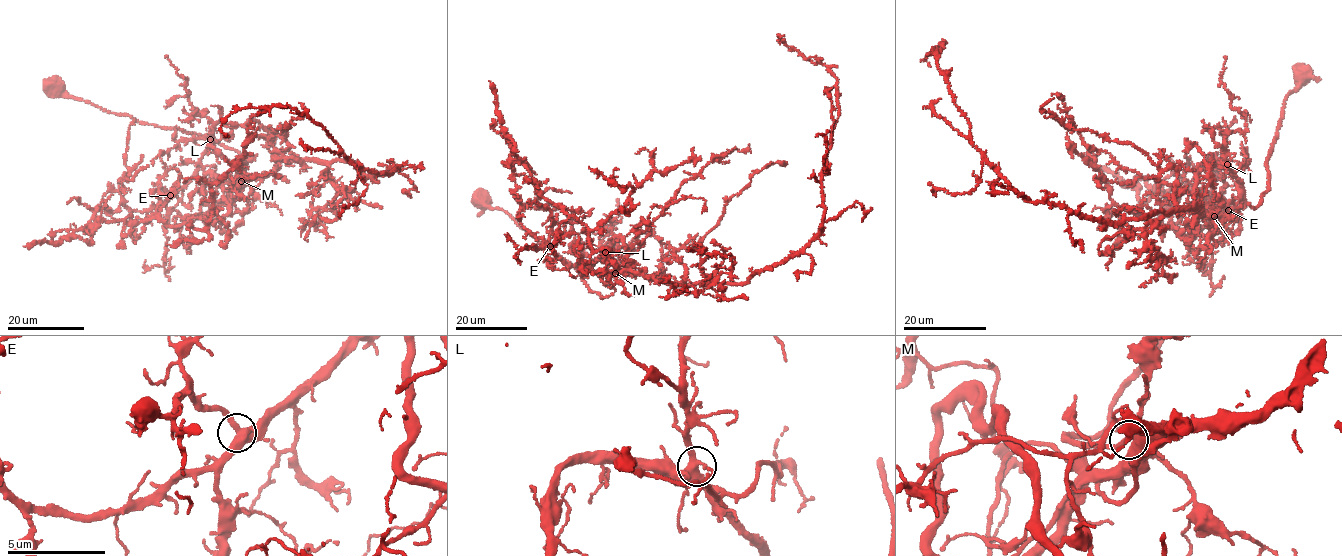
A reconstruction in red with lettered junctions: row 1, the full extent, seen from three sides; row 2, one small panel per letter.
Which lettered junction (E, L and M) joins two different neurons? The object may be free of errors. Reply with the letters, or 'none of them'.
none of them

